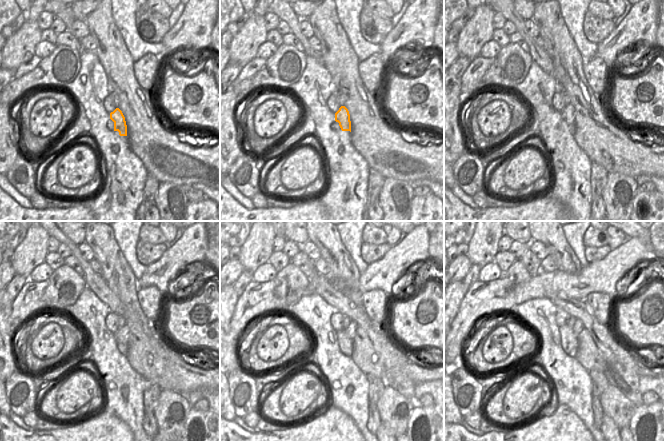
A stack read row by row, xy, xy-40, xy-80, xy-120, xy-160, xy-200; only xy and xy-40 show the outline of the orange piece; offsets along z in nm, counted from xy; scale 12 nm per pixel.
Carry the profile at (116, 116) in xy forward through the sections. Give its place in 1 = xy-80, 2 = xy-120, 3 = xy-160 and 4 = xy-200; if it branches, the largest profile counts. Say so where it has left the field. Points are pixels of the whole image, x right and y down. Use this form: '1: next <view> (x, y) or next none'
1: next xy-80 (568, 113)
2: next xy-120 (122, 335)
3: next xy-160 (350, 331)
4: next xy-200 (578, 327)

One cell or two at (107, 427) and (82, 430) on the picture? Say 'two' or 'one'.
one

